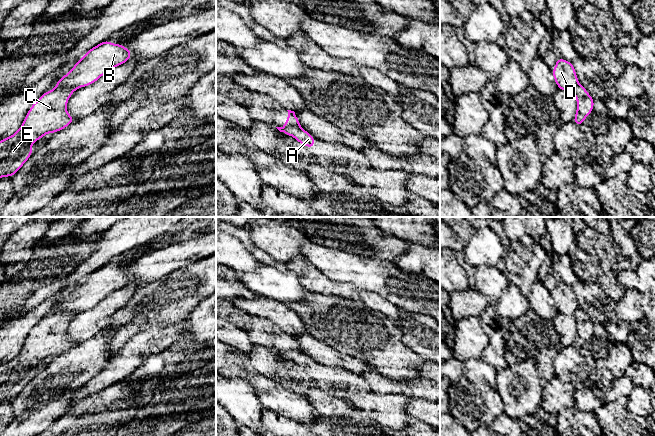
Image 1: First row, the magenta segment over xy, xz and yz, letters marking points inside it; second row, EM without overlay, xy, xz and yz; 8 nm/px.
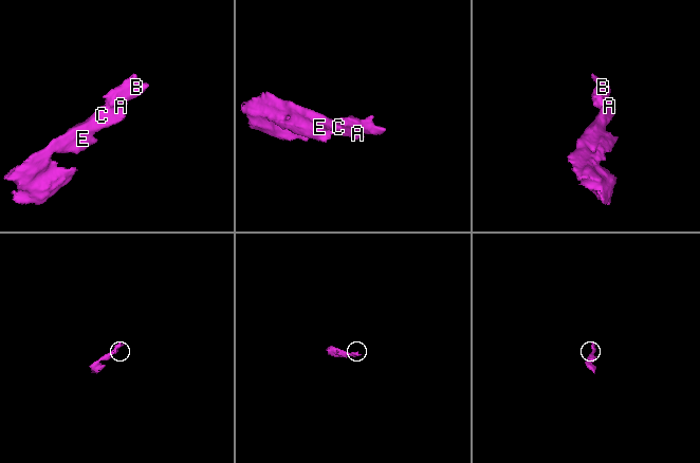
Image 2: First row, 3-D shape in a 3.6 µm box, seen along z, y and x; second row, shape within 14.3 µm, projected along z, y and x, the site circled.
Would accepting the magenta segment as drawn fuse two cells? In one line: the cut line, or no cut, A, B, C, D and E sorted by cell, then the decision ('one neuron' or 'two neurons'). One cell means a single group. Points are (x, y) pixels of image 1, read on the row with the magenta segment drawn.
cut xy (57, 88), (72, 88), (74, 90); groups A C E / B D; two neurons

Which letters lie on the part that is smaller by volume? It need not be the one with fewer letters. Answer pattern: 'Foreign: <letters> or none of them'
Foreign: B, D

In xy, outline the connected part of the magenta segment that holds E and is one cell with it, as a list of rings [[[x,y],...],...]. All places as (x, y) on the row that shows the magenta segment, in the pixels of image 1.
[[[72,88],[52,89],[45,92],[32,104],[22,126],[12,136],[0,141],[0,178],[16,174],[33,153],[31,147],[37,140],[48,133],[55,133],[75,121],[67,112],[67,102],[75,90]]]

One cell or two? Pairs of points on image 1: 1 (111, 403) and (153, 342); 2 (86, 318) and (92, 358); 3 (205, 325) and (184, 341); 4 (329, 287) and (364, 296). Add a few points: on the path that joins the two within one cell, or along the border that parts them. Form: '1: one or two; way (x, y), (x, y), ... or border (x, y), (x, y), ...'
1: two; border (128, 378), (126, 379)
2: two; border (102, 331), (75, 344)
3: two; border (184, 335), (190, 335), (197, 343), (205, 345)
4: one; way (338, 288), (355, 295)

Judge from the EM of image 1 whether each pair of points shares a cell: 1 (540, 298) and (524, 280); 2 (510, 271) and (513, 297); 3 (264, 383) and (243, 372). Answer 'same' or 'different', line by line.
1: different
2: different
3: same

